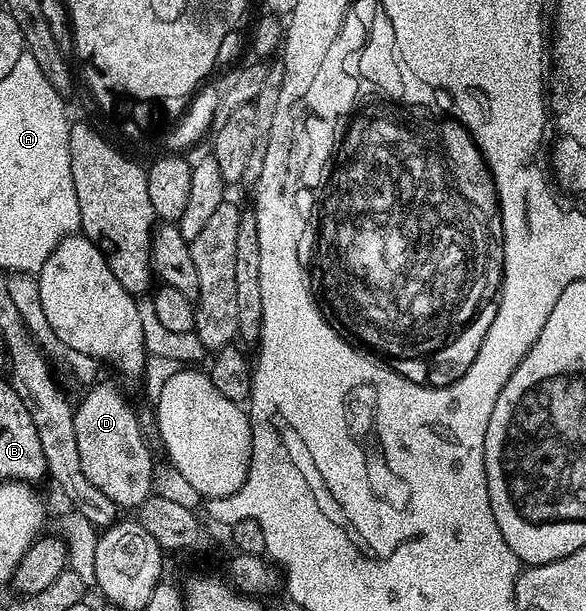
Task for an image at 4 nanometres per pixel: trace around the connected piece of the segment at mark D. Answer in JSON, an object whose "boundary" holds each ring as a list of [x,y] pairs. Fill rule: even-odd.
{"boundary":[[[97,380],[87,386],[88,394],[74,405],[74,439],[78,439],[78,459],[82,461],[82,471],[98,491],[112,499],[118,507],[124,505],[139,506],[153,492],[152,489],[152,453],[148,450],[141,428],[137,410],[128,406],[124,393],[112,381]]]}

